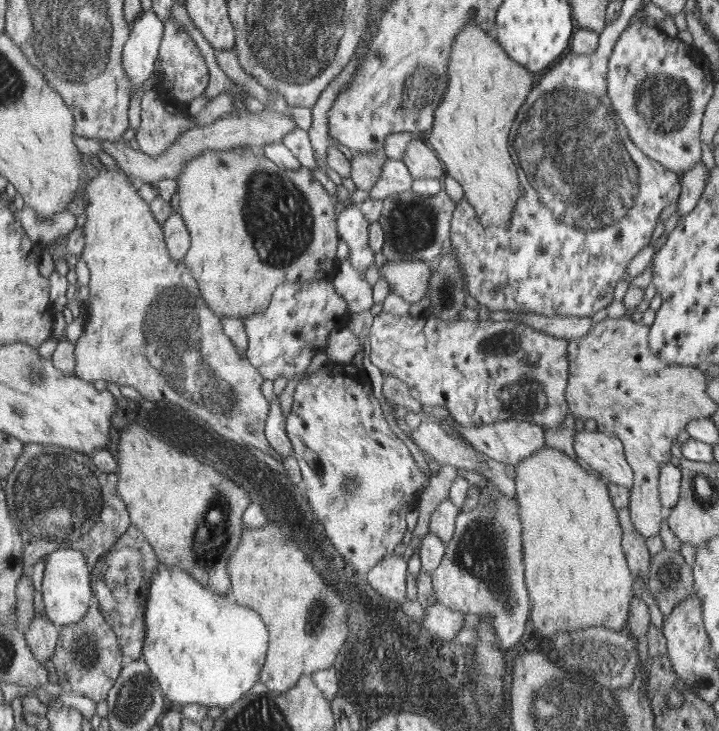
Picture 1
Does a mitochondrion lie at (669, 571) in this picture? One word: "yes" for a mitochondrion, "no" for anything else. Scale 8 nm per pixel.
no

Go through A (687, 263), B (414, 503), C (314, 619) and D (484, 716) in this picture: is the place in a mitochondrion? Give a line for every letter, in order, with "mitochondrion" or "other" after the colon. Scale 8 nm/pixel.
A: other
B: other
C: mitochondrion
D: other

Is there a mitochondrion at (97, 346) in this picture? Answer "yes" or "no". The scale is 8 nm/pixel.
no

